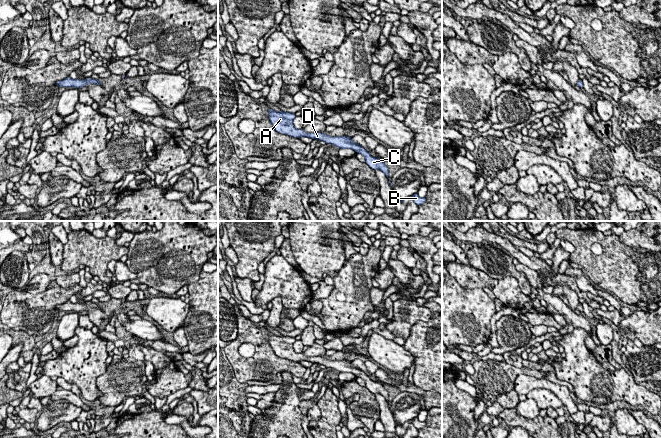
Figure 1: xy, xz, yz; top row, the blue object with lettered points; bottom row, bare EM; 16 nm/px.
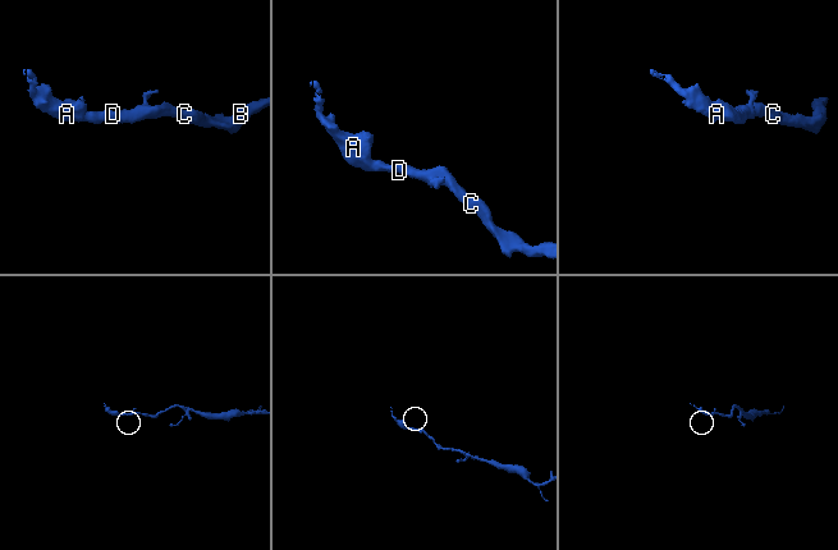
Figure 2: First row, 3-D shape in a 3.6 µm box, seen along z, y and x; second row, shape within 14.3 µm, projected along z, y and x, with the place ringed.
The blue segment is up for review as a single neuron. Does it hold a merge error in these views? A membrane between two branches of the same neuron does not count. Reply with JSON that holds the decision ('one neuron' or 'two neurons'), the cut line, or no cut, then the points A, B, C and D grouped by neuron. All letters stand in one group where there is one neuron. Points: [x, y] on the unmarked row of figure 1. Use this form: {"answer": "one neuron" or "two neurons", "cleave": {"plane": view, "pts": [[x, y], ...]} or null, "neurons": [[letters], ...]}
{"answer": "one neuron", "cleave": null, "neurons": [["A", "B", "C", "D"]]}

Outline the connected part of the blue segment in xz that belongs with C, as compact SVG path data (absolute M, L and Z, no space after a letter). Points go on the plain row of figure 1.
M270 332L267 334L267 336L270 342L270 346L272 347L273 351L277 356L295 362L308 361L311 363L321 364L324 365L325 367L333 368L339 371L340 373L345 372L353 373L356 377L360 377L365 381L365 386L372 393L381 394L388 402L389 394L388 391L385 389L384 385L379 382L372 381L369 378L369 376L365 374L361 369L354 367L352 361L346 361L346 360L332 361L321 356L306 357L302 353L296 353L294 351L293 344L296 341L294 337L284 335L277 336Z

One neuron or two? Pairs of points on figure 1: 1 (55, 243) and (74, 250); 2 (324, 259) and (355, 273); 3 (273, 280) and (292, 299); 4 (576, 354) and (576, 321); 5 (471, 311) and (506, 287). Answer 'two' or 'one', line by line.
1: two
2: two
3: one
4: two
5: two

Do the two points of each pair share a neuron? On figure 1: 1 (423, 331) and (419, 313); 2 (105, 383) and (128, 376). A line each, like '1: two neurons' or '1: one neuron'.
1: two neurons
2: one neuron

